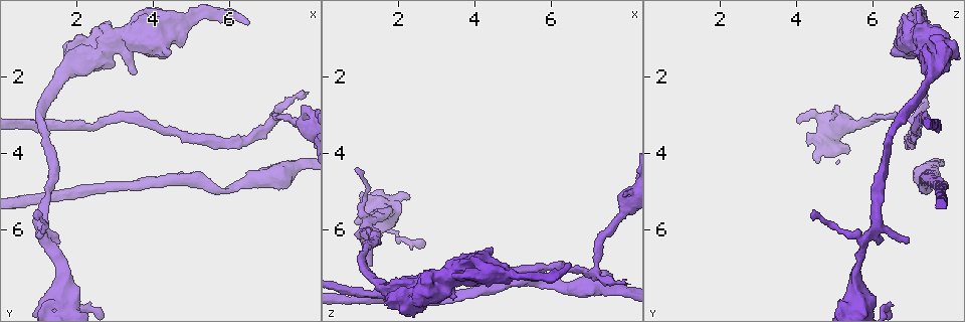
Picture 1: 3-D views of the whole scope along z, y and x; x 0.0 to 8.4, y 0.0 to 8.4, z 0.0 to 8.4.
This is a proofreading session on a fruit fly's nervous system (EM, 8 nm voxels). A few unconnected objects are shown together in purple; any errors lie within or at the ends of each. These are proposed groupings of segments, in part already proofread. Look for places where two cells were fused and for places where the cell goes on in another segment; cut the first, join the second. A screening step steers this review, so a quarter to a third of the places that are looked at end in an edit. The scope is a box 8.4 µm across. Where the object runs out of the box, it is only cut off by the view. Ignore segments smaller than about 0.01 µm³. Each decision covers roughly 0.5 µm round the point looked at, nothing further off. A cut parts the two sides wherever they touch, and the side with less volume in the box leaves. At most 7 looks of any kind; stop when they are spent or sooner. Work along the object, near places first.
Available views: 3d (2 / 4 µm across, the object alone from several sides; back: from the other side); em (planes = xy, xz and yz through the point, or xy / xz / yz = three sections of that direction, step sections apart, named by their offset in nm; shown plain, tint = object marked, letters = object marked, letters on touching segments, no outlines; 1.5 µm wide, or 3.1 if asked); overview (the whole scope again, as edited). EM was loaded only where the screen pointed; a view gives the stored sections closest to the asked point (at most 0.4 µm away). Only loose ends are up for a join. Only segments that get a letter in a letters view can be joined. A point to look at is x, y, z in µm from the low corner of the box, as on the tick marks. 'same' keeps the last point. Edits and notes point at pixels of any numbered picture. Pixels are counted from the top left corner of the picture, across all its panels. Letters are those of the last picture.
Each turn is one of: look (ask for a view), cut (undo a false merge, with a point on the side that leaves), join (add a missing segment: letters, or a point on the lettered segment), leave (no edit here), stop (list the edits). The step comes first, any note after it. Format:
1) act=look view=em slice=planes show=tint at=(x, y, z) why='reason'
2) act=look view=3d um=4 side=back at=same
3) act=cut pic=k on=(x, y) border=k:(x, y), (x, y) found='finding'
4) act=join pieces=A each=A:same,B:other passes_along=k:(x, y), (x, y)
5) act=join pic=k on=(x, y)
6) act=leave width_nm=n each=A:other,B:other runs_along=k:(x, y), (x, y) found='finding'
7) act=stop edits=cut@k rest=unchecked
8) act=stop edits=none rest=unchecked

act=look view=3d um=2 at=(0.85, 5.60, 4.45) why='an open end'

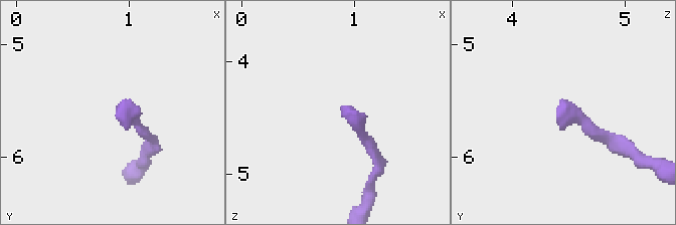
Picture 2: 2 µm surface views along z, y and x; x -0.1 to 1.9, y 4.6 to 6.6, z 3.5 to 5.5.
act=look view=em slice=planes show=letters at=(0.90, 5.64, 4.40) why='shape alone is not enough'

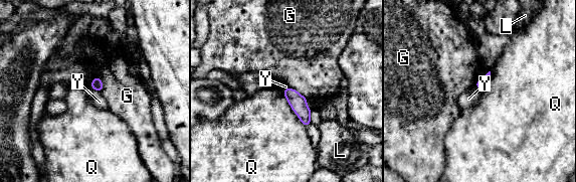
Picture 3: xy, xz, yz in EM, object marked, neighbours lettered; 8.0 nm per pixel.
act=leave each=G:other,L:other,Q:other,Y:other border=3:(91, 87), (100, 93) found='none of them fits'

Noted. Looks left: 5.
act=look view=em slice=xy step=4 show=letters at=(7.65, 4.45, 7.50) why='calibre changes'

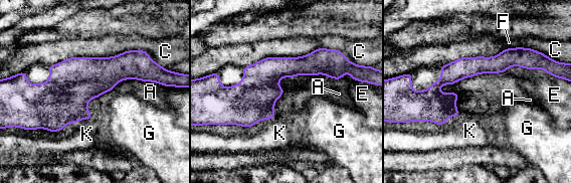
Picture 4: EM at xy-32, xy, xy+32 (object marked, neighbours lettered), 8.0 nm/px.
act=look view=em slice=planes show=letters at=same why='another direction'

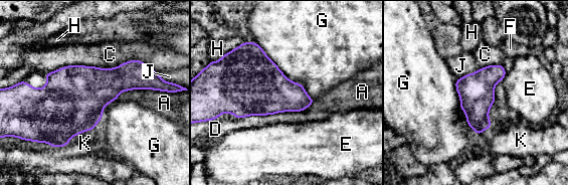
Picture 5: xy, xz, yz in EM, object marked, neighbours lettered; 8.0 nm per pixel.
act=leave longest_contact=C:900nm each=A:other,C:other,D:other,E:other,F:other,G:other,H:other,J:other,K:other border=5:(252, 41), (314, 101) found='one cell here'

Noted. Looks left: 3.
act=look view=em slice=xy step=4 show=letters at=(6.50, 0.70, 6.90) why='branch stops here'

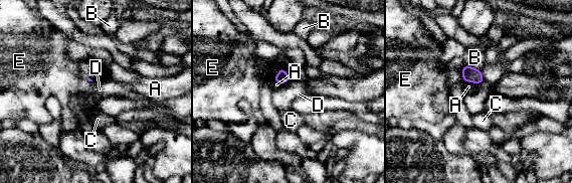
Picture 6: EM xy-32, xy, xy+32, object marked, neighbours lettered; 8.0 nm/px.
act=look view=em slice=planes show=letters at=same why='cut it another way'

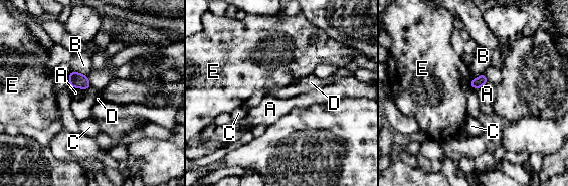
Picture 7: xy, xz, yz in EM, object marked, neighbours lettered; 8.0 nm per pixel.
act=leave each=A:other,B:other,C:other,D:other,E:other border=7:(470, 85), (476, 89) found='no lettered segment goes on from it'

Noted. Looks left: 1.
act=stop edits=none rest=unchecked

